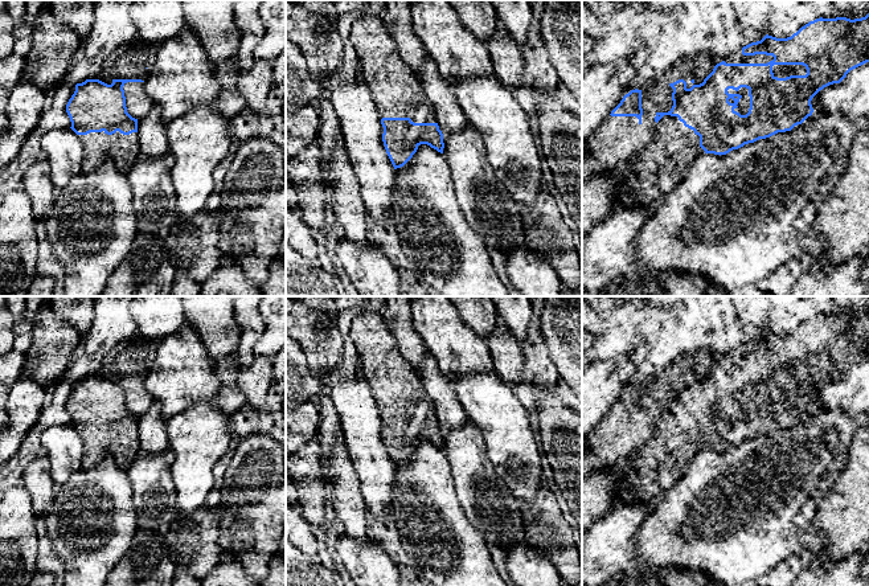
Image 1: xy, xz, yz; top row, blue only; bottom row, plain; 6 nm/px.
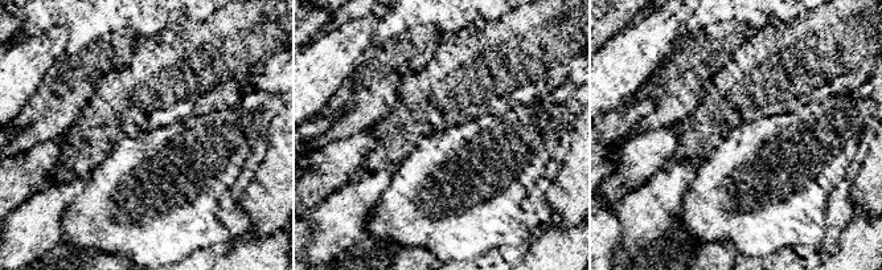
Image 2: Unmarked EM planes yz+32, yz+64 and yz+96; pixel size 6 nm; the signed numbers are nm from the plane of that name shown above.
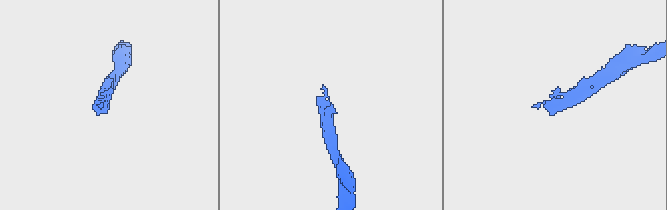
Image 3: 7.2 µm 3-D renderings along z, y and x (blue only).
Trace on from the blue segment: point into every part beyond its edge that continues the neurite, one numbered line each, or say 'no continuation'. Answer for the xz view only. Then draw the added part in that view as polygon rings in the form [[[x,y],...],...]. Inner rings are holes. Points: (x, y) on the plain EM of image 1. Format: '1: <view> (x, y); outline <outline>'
1: xz (397, 388); outline [[[358,314],[353,319],[351,336],[381,415],[410,414],[414,419],[436,419],[418,370],[402,357],[381,314]]]

